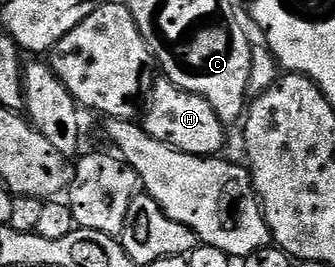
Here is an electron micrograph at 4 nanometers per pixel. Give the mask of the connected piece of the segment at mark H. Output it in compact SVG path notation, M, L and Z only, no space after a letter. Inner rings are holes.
M166 77L156 78L146 100L141 122L147 132L157 137L157 141L165 141L170 147L190 155L218 156L222 152L219 150L222 149L223 142L227 139L226 133L223 132L226 131L225 125L219 120L217 113L213 113L213 105L209 105L205 97L183 91Z

